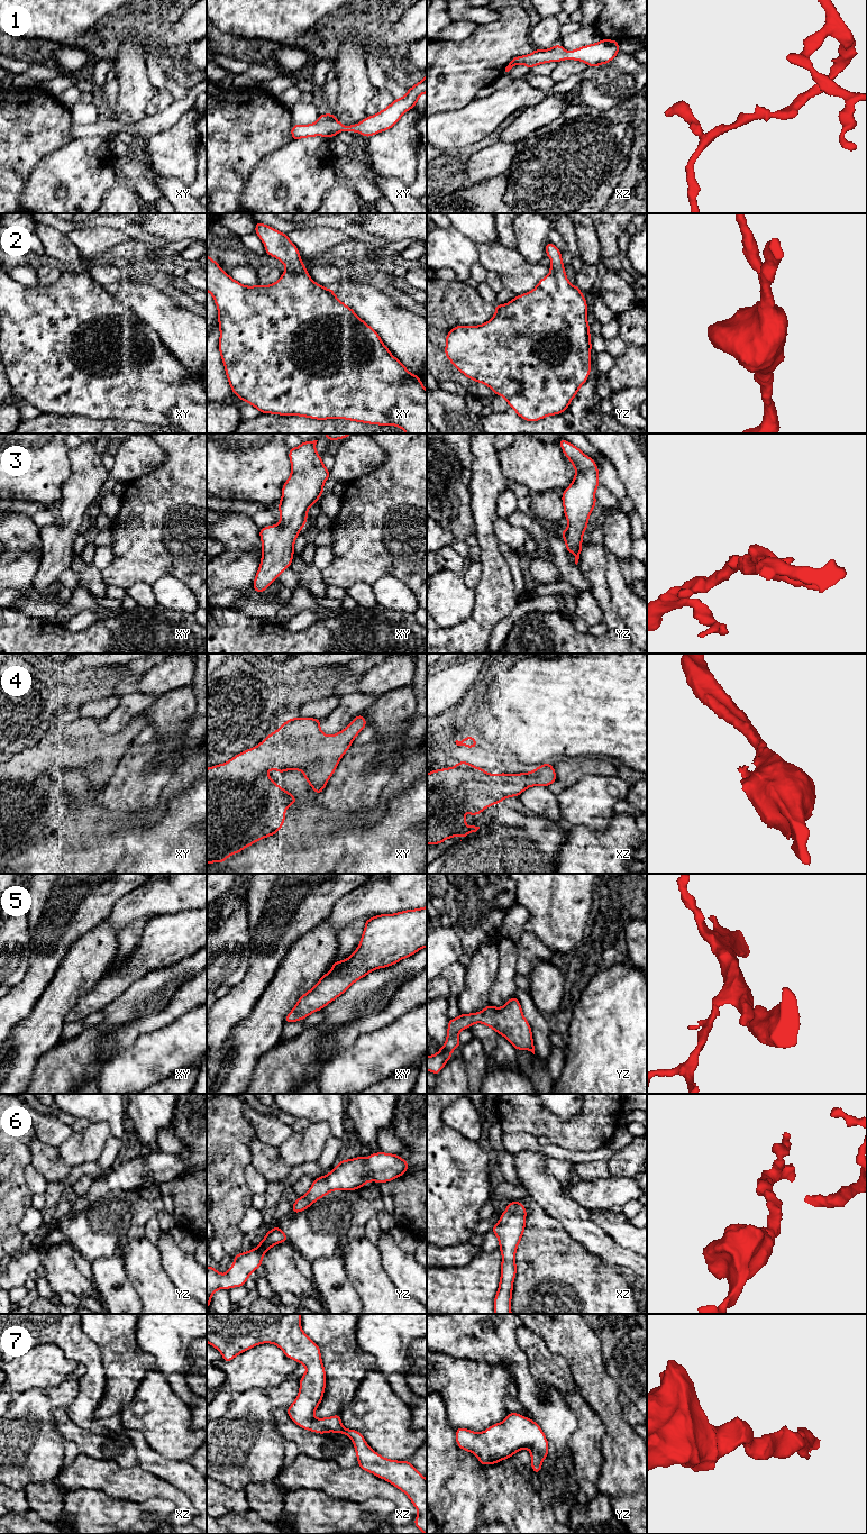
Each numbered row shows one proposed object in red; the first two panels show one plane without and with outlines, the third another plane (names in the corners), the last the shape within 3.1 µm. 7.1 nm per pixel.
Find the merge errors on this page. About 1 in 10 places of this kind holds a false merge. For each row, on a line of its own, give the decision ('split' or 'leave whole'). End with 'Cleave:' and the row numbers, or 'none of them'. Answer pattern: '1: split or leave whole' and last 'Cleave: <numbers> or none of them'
1: leave whole
2: leave whole
3: leave whole
4: leave whole
5: leave whole
6: leave whole
7: leave whole
Cleave: none of them

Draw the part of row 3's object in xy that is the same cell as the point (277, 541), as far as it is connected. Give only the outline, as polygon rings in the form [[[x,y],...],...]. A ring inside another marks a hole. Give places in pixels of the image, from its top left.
[[[302,441],[299,447],[289,449],[292,472],[282,487],[282,499],[279,502],[280,523],[259,529],[262,559],[253,584],[253,590],[257,593],[262,594],[284,569],[291,566],[294,541],[307,524],[308,510],[318,502],[323,493],[323,484],[330,477],[329,469],[316,451],[317,441]]]

